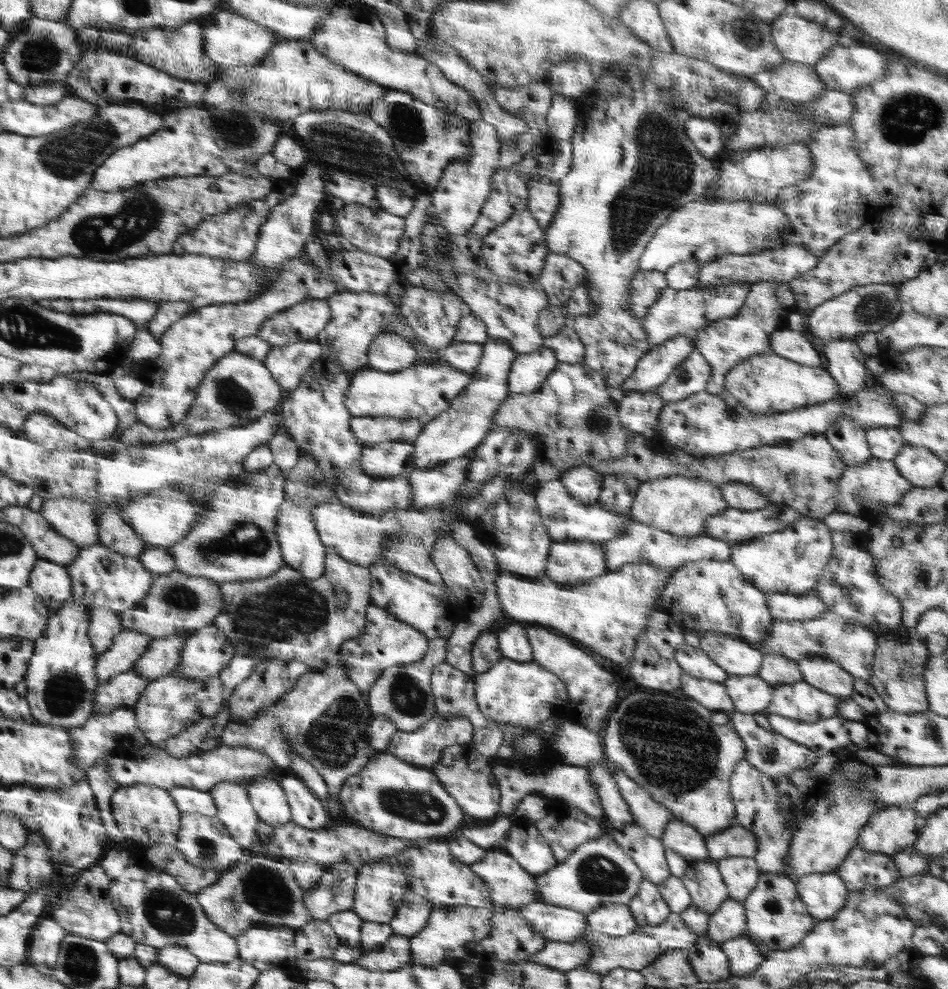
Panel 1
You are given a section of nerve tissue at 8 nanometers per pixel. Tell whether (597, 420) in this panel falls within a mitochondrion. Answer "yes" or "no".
yes

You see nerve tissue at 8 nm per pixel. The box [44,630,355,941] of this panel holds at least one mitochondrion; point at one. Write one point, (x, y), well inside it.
(266, 891)

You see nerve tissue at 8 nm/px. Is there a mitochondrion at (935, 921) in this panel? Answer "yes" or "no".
no

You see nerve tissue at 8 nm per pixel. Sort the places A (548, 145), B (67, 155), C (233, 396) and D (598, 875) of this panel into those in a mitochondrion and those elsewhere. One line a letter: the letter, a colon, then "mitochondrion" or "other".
A: other
B: mitochondrion
C: mitochondrion
D: mitochondrion

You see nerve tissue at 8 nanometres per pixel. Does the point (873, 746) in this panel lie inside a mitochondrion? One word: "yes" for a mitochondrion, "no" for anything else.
no

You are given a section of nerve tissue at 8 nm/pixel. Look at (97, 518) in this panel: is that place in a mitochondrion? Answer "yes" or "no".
no

